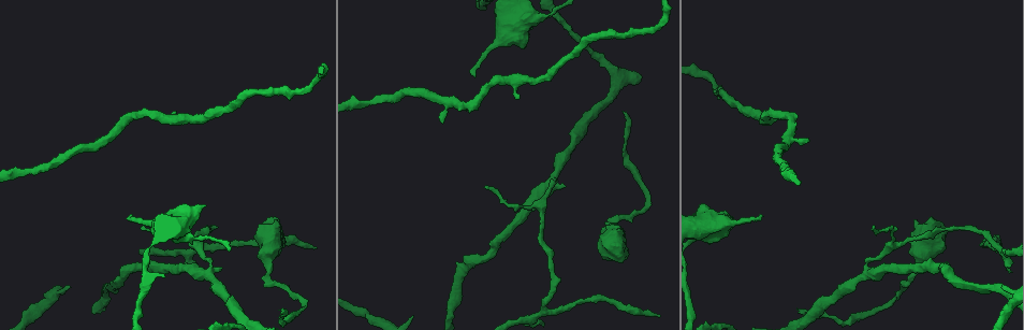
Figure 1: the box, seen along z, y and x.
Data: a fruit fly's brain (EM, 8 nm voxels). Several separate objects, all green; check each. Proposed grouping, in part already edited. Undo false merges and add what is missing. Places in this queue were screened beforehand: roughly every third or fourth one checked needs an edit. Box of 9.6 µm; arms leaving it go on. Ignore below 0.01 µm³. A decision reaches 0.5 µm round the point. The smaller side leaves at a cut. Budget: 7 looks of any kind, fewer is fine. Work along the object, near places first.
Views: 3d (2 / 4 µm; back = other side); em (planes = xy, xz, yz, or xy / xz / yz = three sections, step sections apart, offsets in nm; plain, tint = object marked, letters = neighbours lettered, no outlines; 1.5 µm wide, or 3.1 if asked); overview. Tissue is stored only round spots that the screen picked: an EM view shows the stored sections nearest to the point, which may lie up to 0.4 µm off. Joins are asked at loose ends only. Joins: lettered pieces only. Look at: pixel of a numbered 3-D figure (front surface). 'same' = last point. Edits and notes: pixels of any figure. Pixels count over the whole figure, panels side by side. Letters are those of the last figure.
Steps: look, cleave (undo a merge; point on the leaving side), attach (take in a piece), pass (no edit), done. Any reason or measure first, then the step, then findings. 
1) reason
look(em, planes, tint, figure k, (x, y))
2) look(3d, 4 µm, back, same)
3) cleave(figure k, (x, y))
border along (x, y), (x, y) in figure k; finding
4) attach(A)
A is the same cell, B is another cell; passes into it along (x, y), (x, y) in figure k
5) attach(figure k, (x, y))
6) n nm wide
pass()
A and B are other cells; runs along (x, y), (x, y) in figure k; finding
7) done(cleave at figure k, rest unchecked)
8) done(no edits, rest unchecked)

sudden change in width
look(em, planes, letters, figure 1, (192, 236))

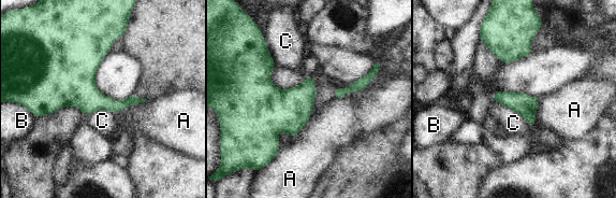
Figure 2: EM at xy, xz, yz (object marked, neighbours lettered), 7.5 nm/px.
C touches over 340 nm
pass()
A, B and C are other cells; border along (147, 100), (130, 104), (120, 112) in figure 2; one neuron here

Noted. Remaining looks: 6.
thin end
look(3d, 2 µm, figure 1, (130, 217))

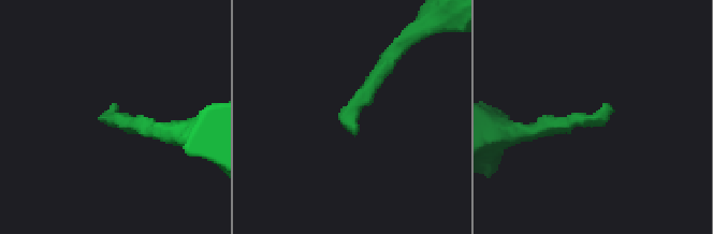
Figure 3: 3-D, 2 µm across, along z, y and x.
shape alone is not enough
look(em, planes, tint, figure 3, (609, 108))

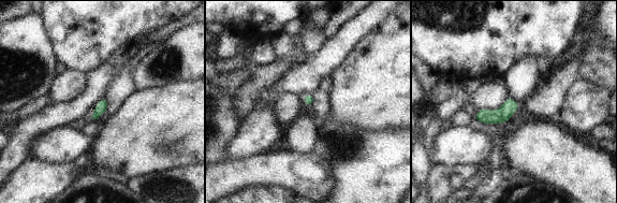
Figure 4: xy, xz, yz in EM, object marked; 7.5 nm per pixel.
look(em, planes, letters, same)

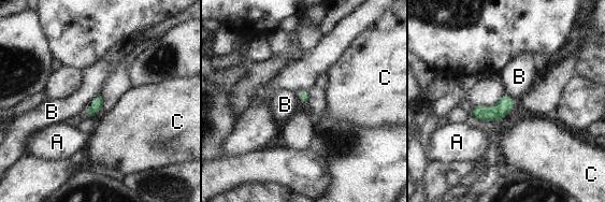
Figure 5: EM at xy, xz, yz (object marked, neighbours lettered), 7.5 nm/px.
pass()
A, B and C are other cells; border along (100, 94), (95, 98), (86, 114) in figure 5; none of them fits

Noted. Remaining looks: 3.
branch point
look(em, yz, step 8, tint, figure 1, (209, 272))

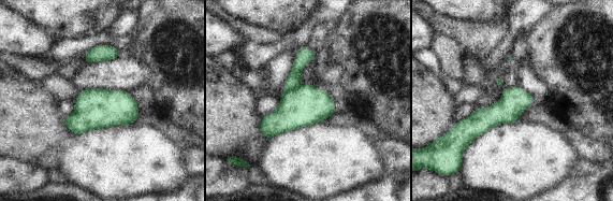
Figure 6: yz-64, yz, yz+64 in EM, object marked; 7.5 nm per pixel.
look(em, yz, step 8, letters, same)

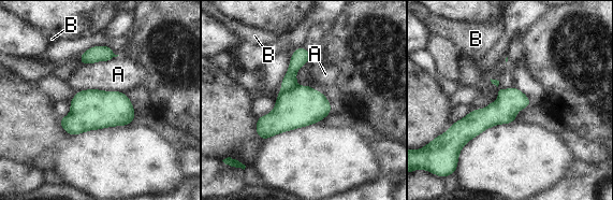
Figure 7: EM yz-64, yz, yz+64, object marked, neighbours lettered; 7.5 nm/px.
cleave(figure 7, (298, 58))
A and B are other cells; border along (297, 85), (287, 90), (281, 90) in figure 7; a second neuron is stuck on

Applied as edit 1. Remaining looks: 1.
done(cleave at figure 7, rest unchecked)

